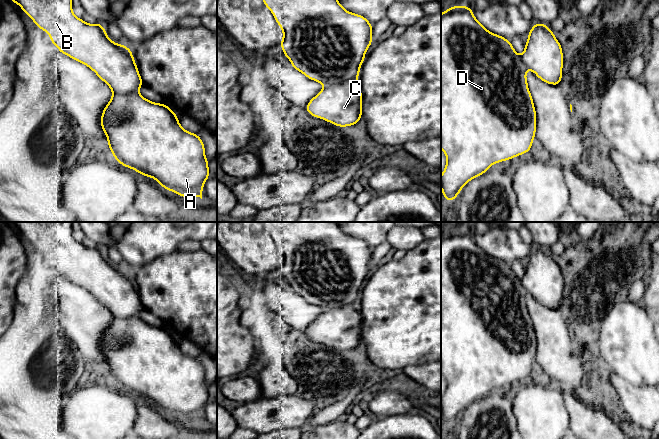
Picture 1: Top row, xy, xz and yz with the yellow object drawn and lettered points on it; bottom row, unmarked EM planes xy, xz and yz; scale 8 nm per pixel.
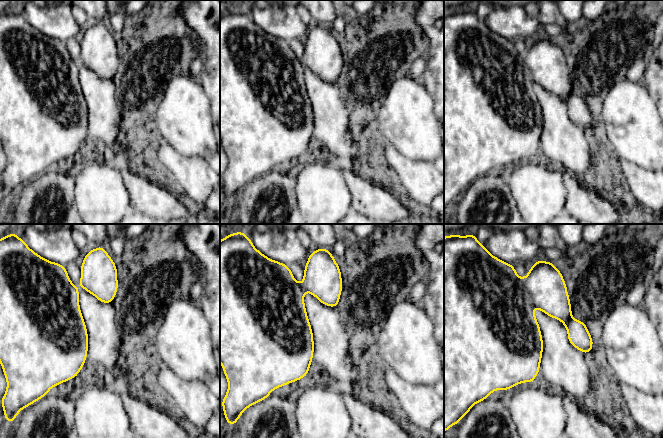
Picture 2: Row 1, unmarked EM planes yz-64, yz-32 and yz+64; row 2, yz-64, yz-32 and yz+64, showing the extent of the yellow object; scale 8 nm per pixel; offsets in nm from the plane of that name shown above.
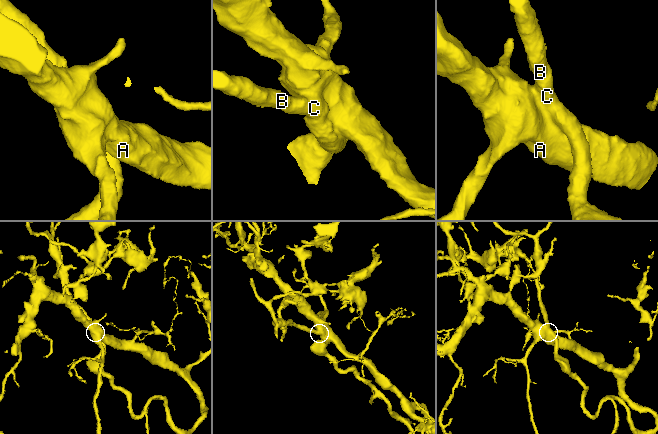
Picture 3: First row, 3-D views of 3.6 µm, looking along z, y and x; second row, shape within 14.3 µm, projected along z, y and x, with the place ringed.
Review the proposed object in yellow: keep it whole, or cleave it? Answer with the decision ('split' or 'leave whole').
leave whole

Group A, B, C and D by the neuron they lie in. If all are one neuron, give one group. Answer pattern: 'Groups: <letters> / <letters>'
Groups: A B C D

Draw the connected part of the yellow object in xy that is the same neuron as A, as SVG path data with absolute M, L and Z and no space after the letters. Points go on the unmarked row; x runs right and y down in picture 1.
M72 222L9 223L13 227L17 227L38 252L49 258L50 265L62 278L89 291L111 312L112 323L106 328L101 338L101 352L107 360L107 366L115 384L143 400L154 402L160 410L181 421L200 421L202 423L203 409L210 401L204 367L197 358L181 351L176 337L166 327L151 326L139 318L139 313L144 307L132 275L125 269L111 265L102 248L88 248L83 243L77 242L72 235Z

